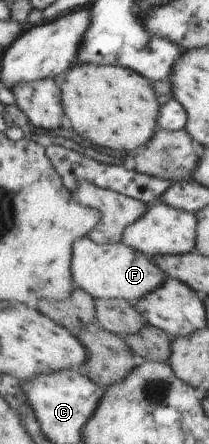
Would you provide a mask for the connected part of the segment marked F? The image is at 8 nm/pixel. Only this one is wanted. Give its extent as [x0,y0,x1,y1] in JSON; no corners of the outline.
[72,236,167,304]

